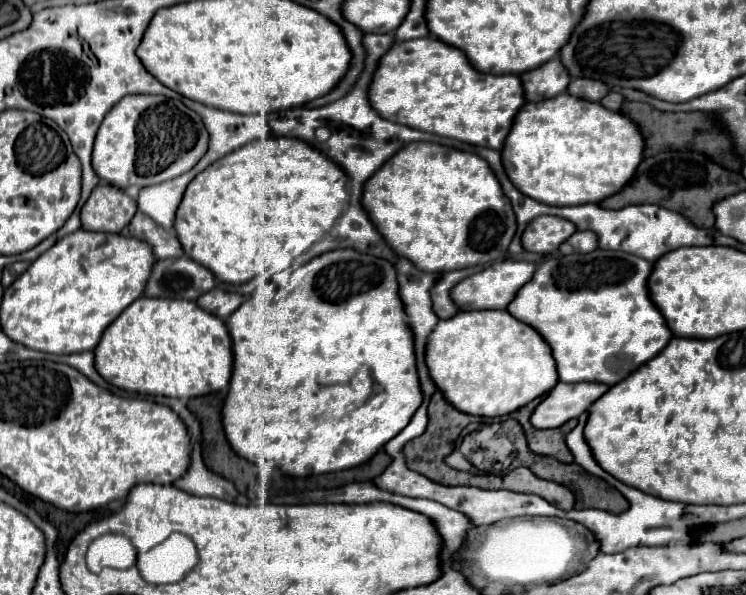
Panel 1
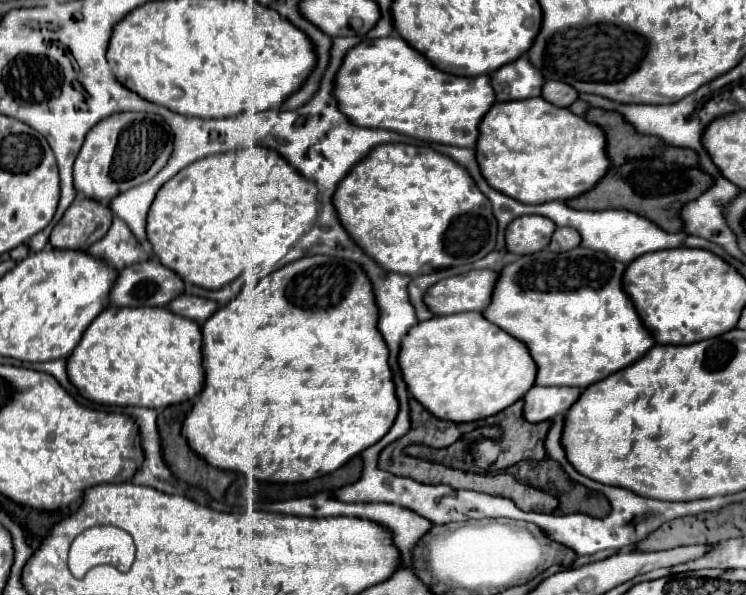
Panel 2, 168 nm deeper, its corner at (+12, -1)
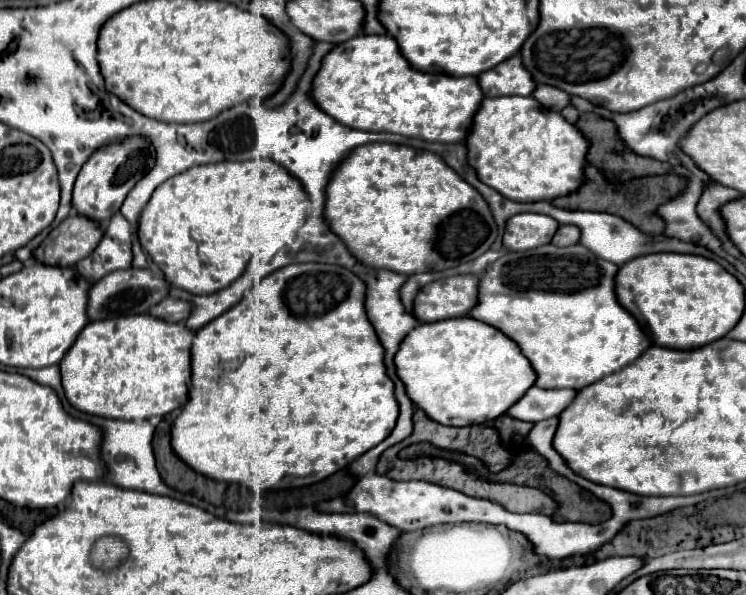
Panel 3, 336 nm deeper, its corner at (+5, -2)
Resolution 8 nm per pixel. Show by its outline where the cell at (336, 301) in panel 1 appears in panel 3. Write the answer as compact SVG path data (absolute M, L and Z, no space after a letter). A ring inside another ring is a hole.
M291 263L259 279L235 307L231 307L229 311L219 315L219 319L213 319L211 323L207 323L203 329L195 333L195 339L191 345L189 399L183 405L181 415L171 425L171 447L179 459L183 459L197 473L213 481L245 485L257 493L267 491L267 489L295 489L295 487L305 487L305 485L323 481L335 471L345 469L353 459L357 459L365 451L373 449L377 443L381 443L387 437L387 433L393 431L397 415L399 415L399 407L393 397L393 383L385 375L383 347L373 331L373 325L369 323L365 315L365 283L355 273L339 265ZM239 357L243 359L243 363L239 365L237 371L233 371L231 375L229 373L219 375L217 365L221 361L239 359Z

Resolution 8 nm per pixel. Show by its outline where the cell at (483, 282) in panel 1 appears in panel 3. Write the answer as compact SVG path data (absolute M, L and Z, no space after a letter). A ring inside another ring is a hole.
M455 275L429 283L415 297L413 317L425 323L465 317L477 303L477 283L475 275Z

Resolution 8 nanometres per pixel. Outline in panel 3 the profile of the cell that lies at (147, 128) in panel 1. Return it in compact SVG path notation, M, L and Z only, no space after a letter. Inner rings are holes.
M131 137L125 143L115 143L101 147L91 155L91 159L83 165L75 189L73 189L73 209L93 219L99 225L105 225L121 207L127 193L133 189L133 185L155 165L155 149L151 143L147 143L143 137Z

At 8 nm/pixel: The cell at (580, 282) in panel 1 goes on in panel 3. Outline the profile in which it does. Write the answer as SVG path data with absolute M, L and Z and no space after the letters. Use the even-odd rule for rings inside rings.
M549 243L535 247L533 251L505 253L495 263L487 265L487 269L481 273L477 303L469 311L469 317L493 325L519 345L521 353L529 359L537 375L537 387L569 387L577 391L633 363L651 345L637 321L627 315L615 297L613 279L617 269L619 267L615 263L595 257L591 251L587 251L587 247L579 243L571 247L555 247Z

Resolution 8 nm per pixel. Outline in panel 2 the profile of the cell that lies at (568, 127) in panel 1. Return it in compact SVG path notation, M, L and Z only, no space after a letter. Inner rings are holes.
M528 98L516 102L496 102L480 122L480 138L476 144L476 160L486 182L524 204L544 204L554 200L570 200L592 190L608 172L610 158L604 146L604 130L600 126L572 114L568 108L552 106L544 98Z

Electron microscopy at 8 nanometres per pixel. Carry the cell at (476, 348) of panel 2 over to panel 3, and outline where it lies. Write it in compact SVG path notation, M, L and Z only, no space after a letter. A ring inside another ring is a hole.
M471 317L419 323L399 345L399 351L395 355L395 367L399 379L405 385L407 397L417 407L421 407L429 419L451 427L465 427L497 419L513 403L517 403L535 383L535 371L531 369L531 363L521 353L517 343L503 335L499 329Z

